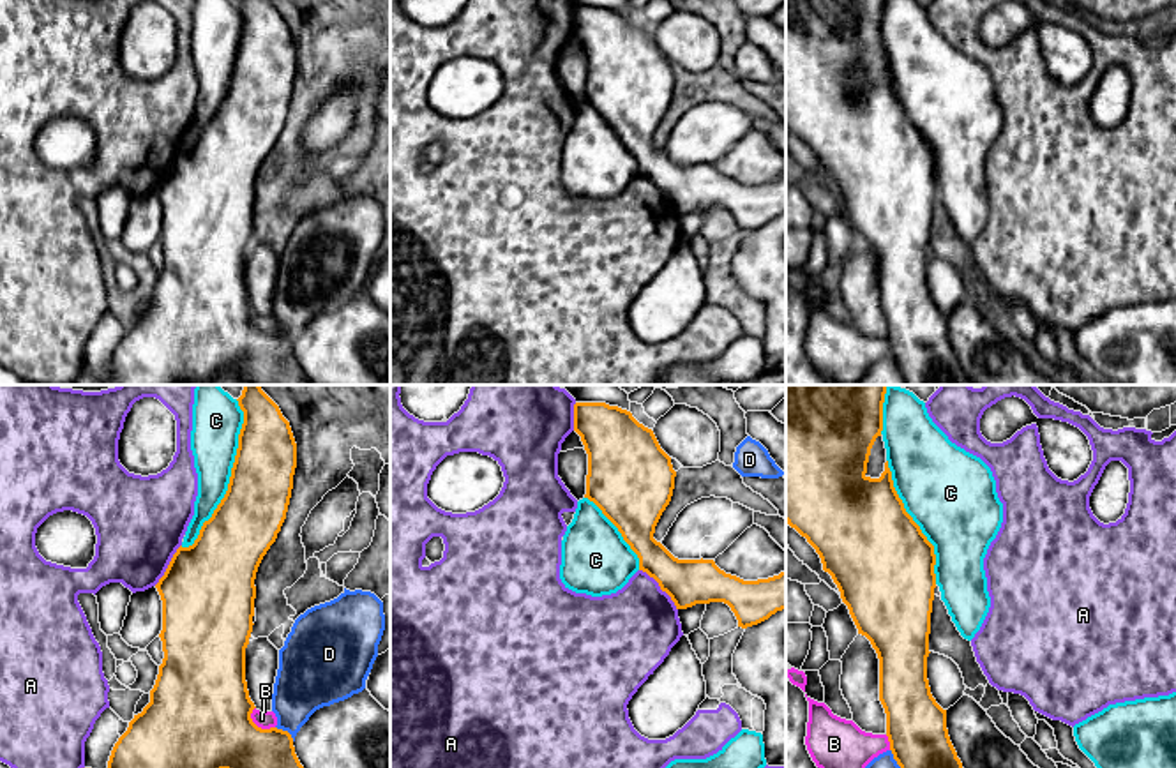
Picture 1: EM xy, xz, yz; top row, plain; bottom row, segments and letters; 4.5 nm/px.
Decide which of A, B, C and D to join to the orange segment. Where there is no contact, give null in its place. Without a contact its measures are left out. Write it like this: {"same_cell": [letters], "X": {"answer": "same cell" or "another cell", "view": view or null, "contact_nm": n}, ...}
{"same_cell": [], "A": {"answer": "another cell", "view": "xz", "contact_nm": 260}, "B": {"answer": "another cell", "view": "xy", "contact_nm": 140}, "C": {"answer": "another cell", "view": "xy", "contact_nm": 700}, "D": {"answer": "another cell", "view": "xy", "contact_nm": 110}}

